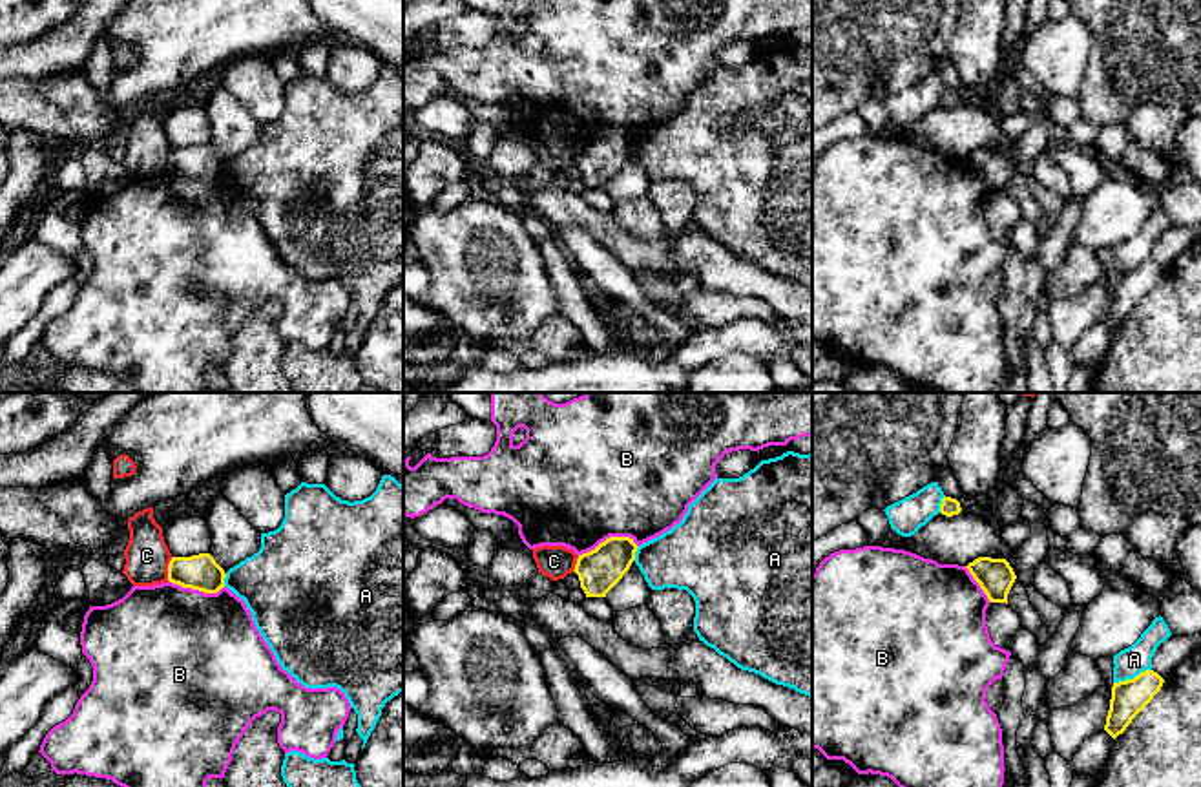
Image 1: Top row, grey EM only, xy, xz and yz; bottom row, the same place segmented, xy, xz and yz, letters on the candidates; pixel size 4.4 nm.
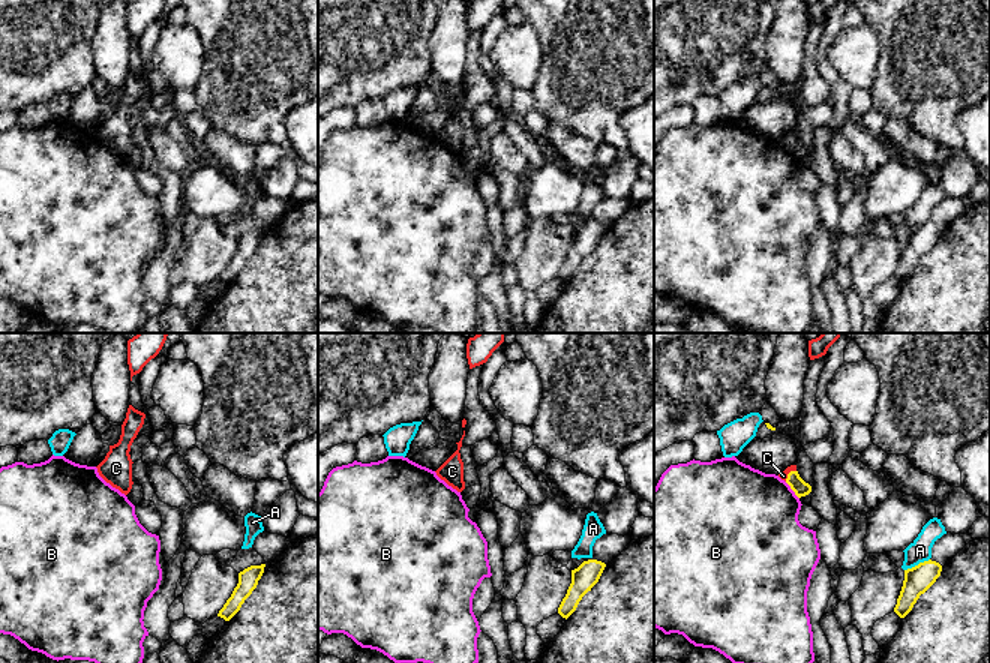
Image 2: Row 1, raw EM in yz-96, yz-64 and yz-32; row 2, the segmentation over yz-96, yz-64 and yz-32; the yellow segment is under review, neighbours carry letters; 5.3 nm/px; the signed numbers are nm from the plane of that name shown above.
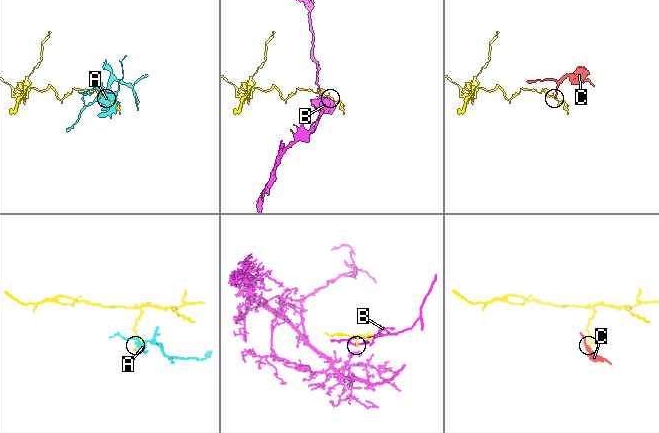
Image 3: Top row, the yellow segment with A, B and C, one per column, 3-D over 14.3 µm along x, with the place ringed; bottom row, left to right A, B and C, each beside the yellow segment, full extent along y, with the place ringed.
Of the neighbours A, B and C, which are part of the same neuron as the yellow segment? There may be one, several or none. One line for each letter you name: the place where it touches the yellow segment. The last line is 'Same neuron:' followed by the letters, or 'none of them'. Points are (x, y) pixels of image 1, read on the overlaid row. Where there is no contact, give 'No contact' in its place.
Same neuron: none of them

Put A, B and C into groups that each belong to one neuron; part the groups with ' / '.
A / B / C

